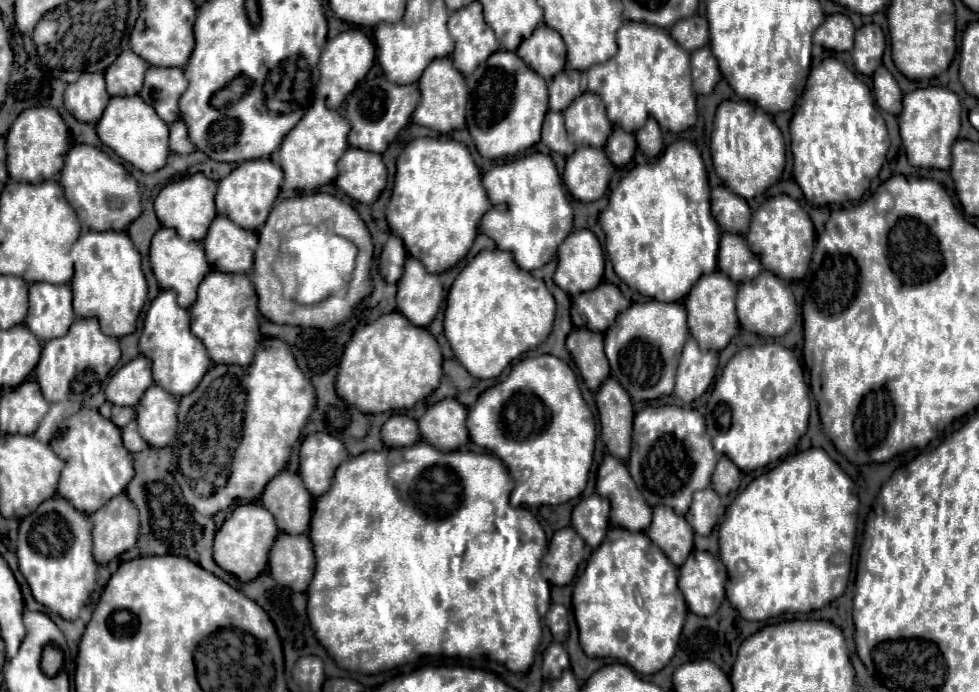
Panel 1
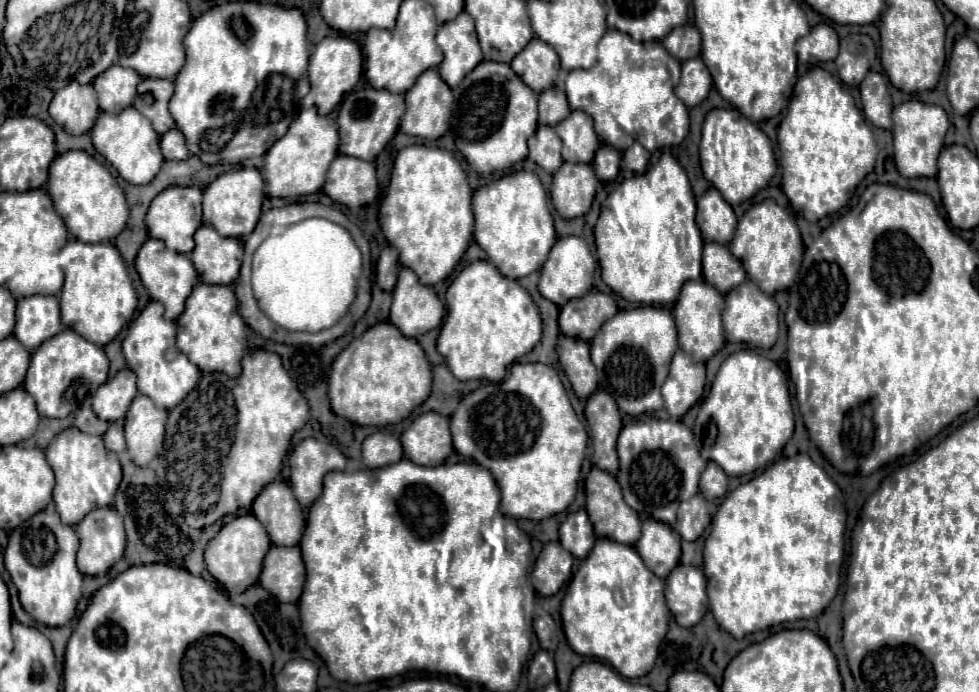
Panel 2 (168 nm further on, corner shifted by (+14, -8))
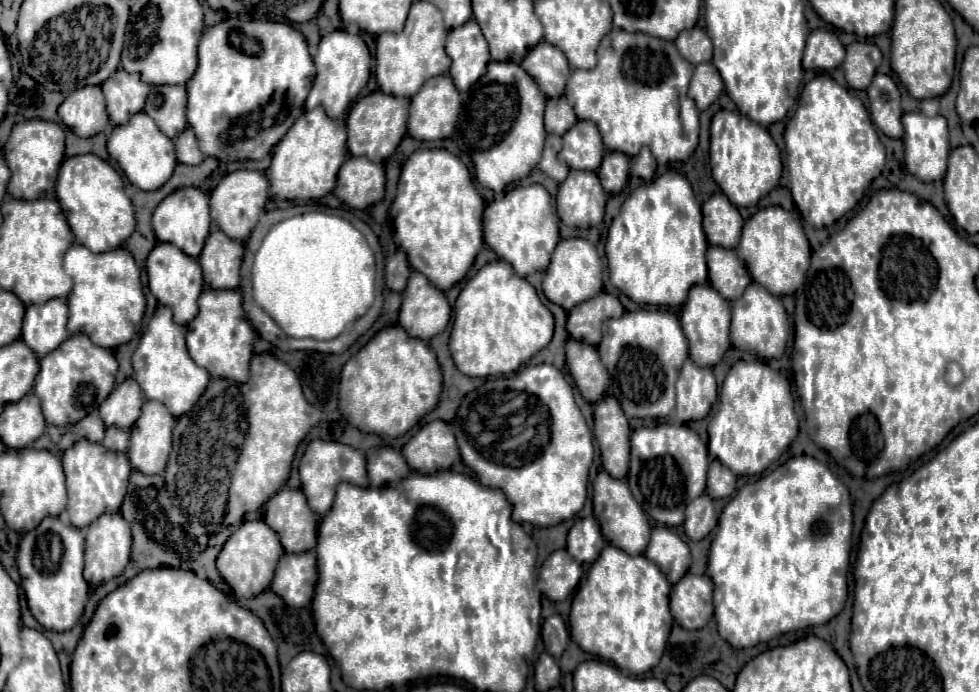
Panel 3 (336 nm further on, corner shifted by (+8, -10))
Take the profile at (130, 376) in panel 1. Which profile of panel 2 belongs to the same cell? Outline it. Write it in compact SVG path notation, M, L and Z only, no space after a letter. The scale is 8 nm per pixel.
M124 368L112 380L102 384L102 388L98 388L92 396L92 408L100 420L114 422L126 416L136 394L136 376Z

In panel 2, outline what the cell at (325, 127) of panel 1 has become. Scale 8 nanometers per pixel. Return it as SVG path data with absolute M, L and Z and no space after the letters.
M316 108L302 110L298 118L290 124L288 132L272 144L264 156L264 180L268 196L274 198L292 198L314 194L326 182L326 168L330 160L338 154L338 128L326 116L320 116Z

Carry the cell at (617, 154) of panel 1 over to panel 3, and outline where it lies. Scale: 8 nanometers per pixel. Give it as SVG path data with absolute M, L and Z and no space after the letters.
M608 152L598 168L598 178L608 194L618 194L628 180L630 158L620 152Z

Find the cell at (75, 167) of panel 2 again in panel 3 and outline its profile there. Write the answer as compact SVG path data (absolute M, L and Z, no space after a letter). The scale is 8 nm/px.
M96 154L72 156L62 162L56 182L56 198L76 240L88 246L92 252L104 252L122 246L136 226L134 206L124 192L122 176Z

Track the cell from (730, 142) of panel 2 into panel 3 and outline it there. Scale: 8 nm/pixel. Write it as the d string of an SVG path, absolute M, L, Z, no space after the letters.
M720 110L714 114L710 128L710 168L714 180L734 206L752 206L778 184L782 160L766 128L740 112Z

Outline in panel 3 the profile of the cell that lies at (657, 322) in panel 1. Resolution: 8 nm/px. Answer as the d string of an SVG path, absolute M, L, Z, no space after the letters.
M636 310L636 312L626 312L616 320L608 320L604 324L602 342L598 344L598 354L612 378L608 394L612 394L622 404L622 410L628 418L662 418L662 416L670 414L670 410L676 404L674 384L678 380L678 372L680 372L684 360L688 358L688 340L684 338L680 320L674 312L670 312L670 310Z

